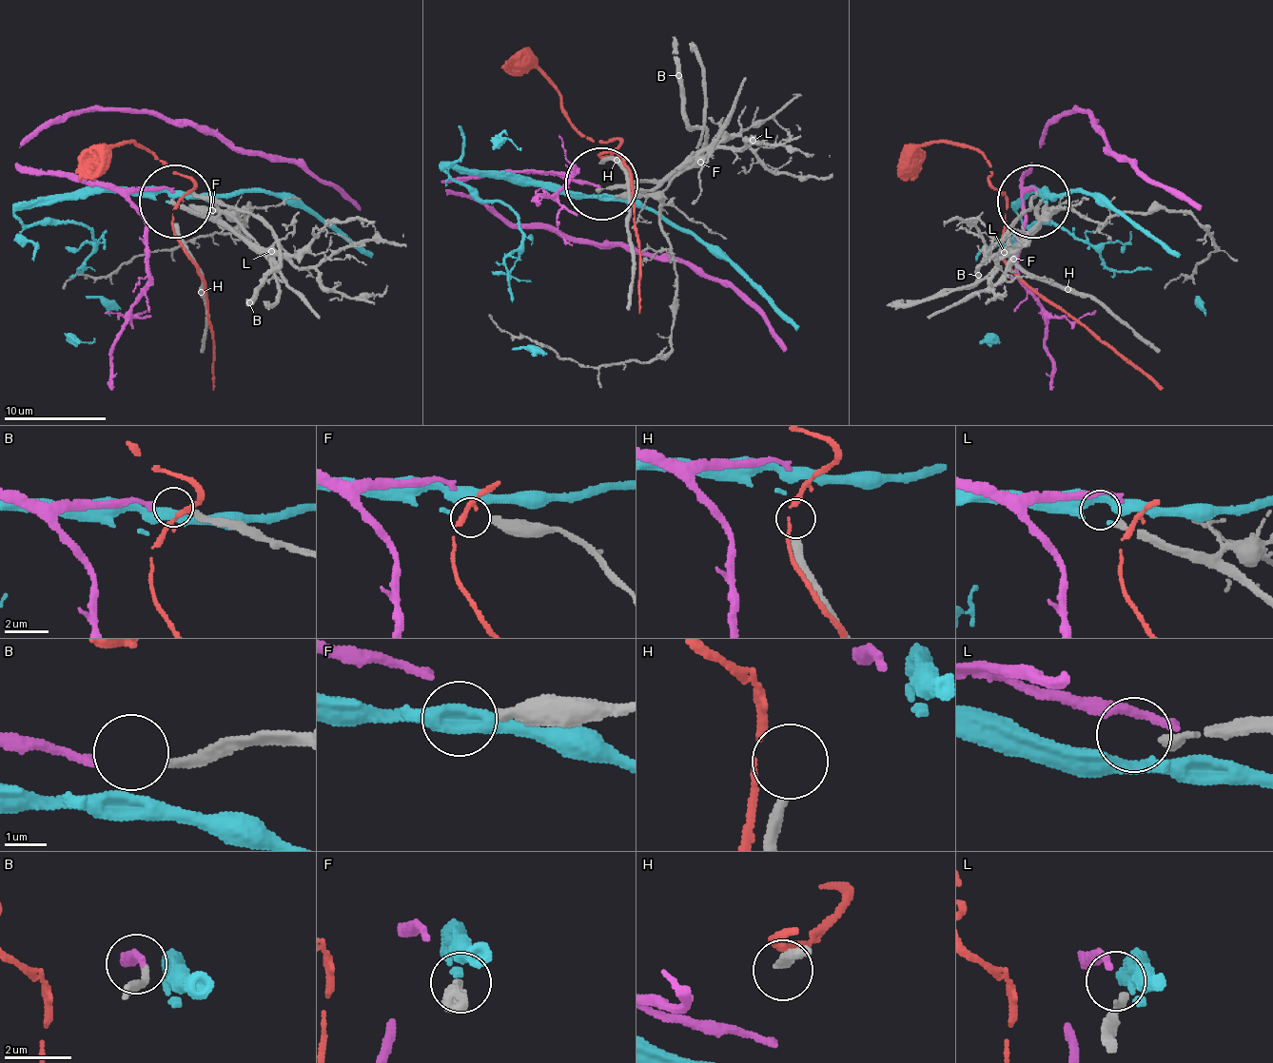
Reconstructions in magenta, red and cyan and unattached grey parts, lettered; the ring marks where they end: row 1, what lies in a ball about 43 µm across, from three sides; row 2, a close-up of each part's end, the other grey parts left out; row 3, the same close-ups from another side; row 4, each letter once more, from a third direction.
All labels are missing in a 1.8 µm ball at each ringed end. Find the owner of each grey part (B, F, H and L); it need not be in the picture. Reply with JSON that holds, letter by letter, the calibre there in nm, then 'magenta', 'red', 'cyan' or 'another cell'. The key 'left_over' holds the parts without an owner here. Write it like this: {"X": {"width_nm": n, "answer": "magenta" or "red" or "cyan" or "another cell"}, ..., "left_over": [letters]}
{"B": {"width_nm": 240, "answer": "magenta"}, "F": {"width_nm": 320, "answer": "cyan"}, "H": {"width_nm": 320, "answer": "another cell"}, "L": {"width_nm": 240, "answer": "another cell"}, "left_over": ["H", "L"]}

